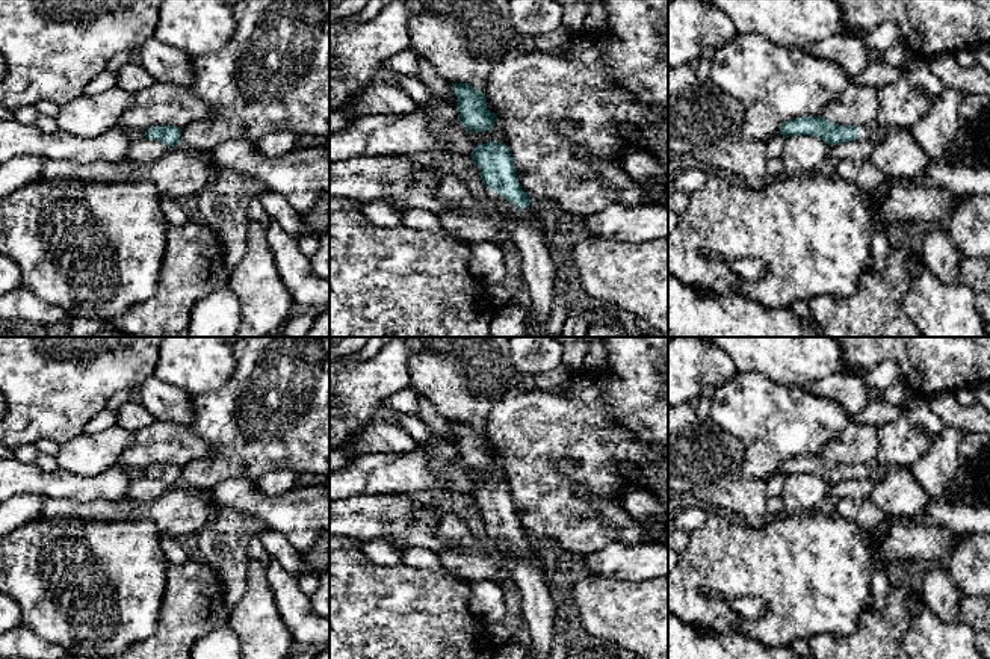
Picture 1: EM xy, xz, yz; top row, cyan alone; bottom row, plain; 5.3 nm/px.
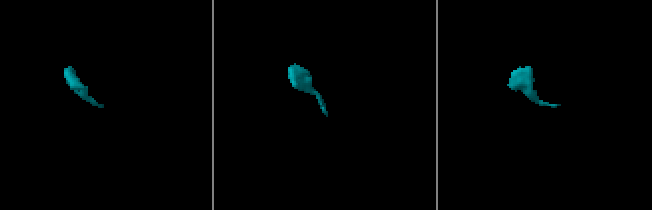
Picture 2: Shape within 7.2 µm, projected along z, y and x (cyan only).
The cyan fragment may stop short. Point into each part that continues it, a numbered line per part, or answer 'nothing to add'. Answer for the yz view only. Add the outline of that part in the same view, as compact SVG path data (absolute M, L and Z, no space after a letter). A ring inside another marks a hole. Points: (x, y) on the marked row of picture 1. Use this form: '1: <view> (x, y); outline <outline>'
1: yz (872, 129); outline M872 121L865 125L859 125L859 141L869 139L881 135L884 130L880 127L878 121Z

